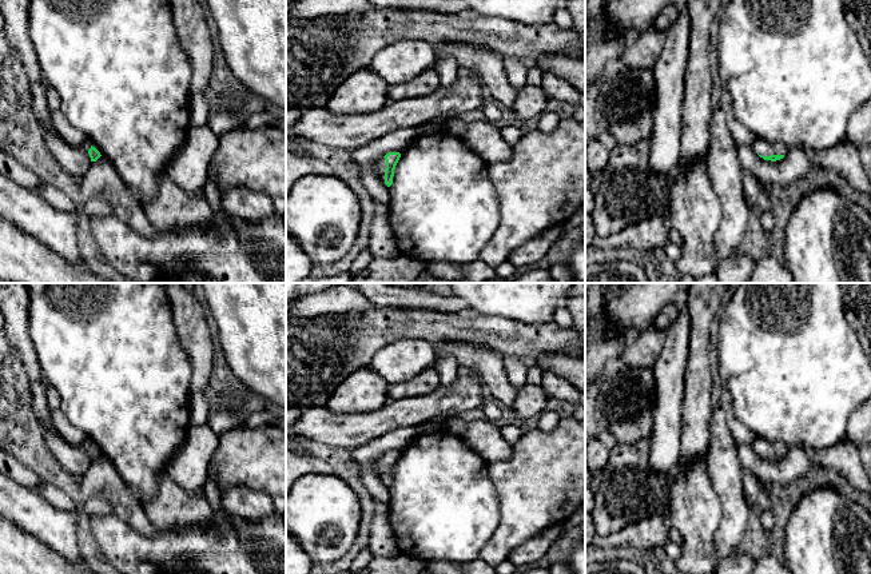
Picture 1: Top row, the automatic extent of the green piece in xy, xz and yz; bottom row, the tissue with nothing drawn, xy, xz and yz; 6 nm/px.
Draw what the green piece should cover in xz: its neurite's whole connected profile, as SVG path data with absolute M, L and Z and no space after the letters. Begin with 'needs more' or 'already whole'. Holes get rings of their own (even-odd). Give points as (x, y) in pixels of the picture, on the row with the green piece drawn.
needs more; M389 152L375 163L375 170L387 187L393 184L394 170L399 158L399 152Z

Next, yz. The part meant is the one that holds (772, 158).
needs more; M757 140L752 144L753 151L764 160L776 162L784 158L787 148L780 143L765 143Z

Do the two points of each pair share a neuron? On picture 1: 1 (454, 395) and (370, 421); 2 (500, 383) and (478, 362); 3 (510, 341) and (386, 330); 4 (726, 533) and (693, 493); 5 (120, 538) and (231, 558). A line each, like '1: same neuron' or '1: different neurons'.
1: same neuron
2: same neuron
3: same neuron
4: different neurons
5: same neuron

